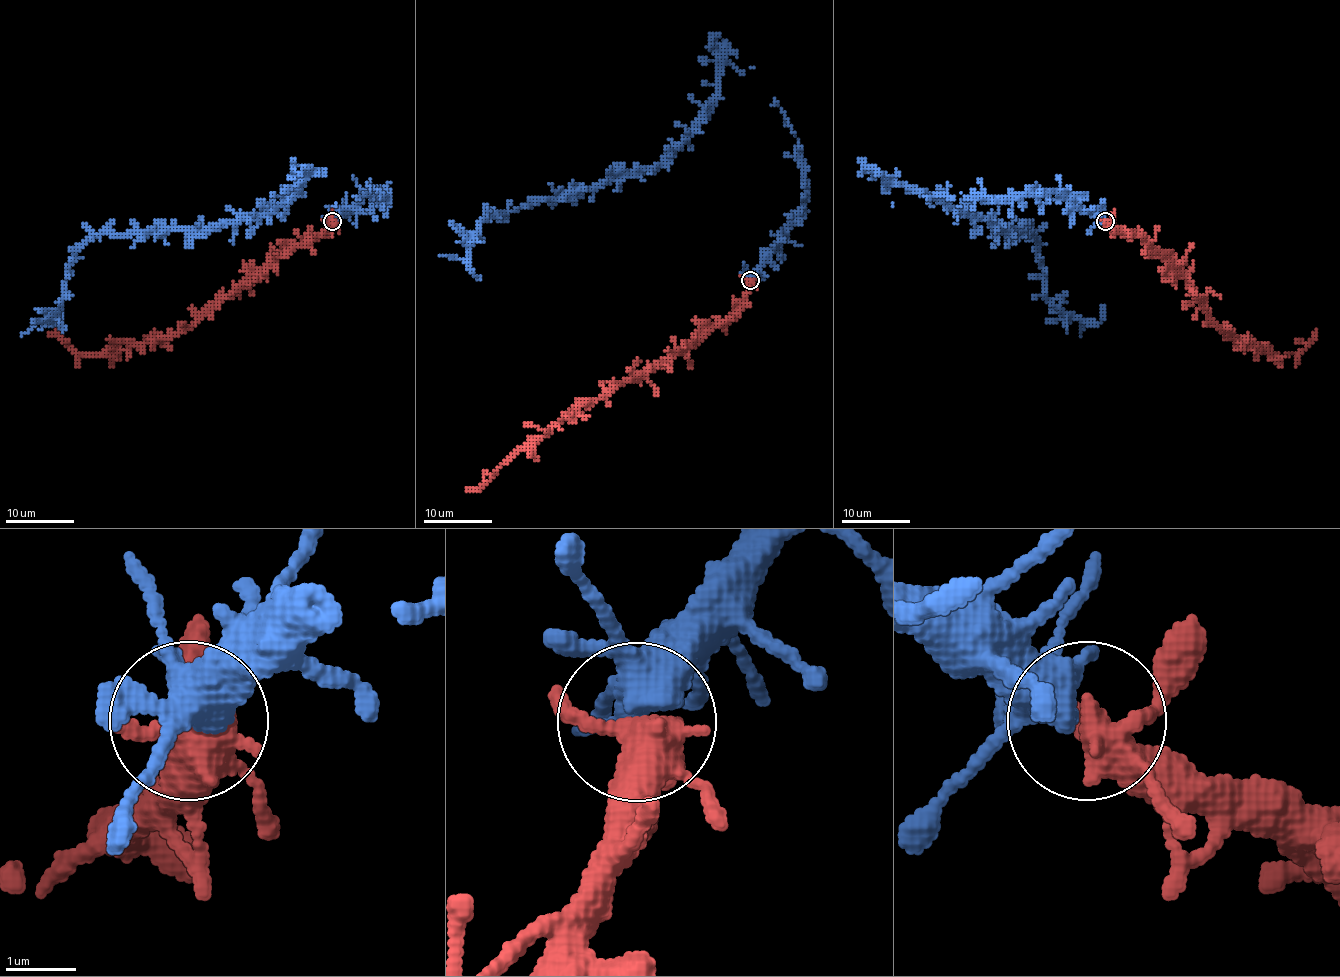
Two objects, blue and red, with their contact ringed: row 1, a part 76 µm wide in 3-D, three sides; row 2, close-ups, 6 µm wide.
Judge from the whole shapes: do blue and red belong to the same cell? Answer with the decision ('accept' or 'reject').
accept

